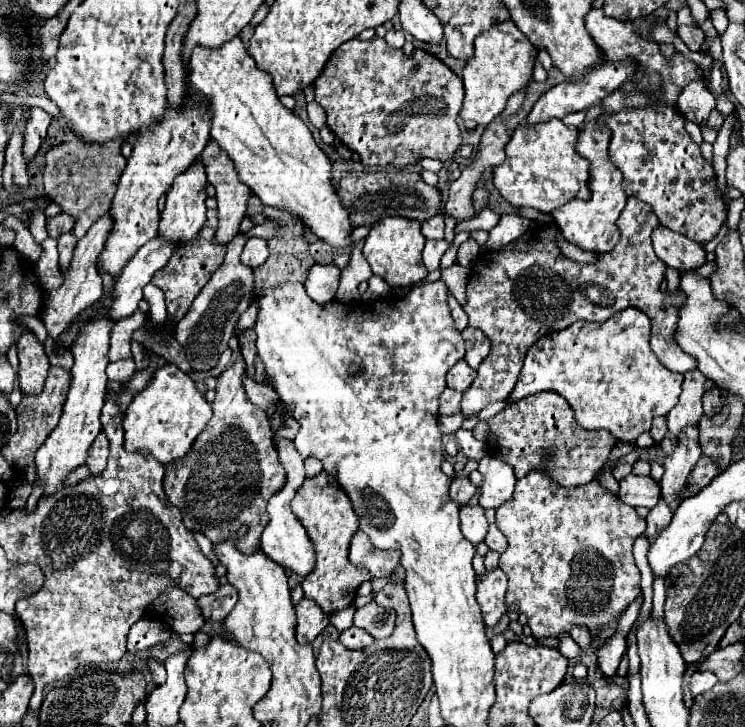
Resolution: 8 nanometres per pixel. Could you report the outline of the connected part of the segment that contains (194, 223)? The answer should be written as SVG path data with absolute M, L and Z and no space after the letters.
M196 160L184 174L180 174L174 180L174 184L166 196L166 208L160 216L160 230L158 230L166 240L188 242L202 230L202 226L206 222L206 206L204 206L204 200L208 198L206 186L208 186L208 178L206 178L202 160Z

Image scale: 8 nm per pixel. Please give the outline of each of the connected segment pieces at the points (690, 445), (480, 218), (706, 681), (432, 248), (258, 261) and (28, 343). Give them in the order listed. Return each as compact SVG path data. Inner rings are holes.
M686 426L682 434L678 436L676 448L670 456L664 460L664 476L660 480L662 486L662 498L668 502L672 510L682 502L680 500L680 490L686 482L686 476L702 456L700 442L698 442L698 426Z
M484 208L484 210L480 210L480 214L474 220L462 222L460 226L456 226L456 234L464 232L464 230L492 230L498 224L498 220L500 220L500 214L496 214L490 208Z
M694 672L690 678L690 690L694 696L698 696L698 694L710 690L716 682L718 682L718 678L710 672Z
M428 240L422 252L422 262L428 266L428 270L438 270L440 268L440 258L448 250L446 240Z
M250 238L246 244L244 244L244 252L242 252L242 264L250 266L250 268L256 268L256 266L262 266L268 258L268 246L266 246L266 240L262 238Z
M28 332L22 334L16 346L18 346L18 358L20 358L18 386L22 394L40 394L50 368L44 346L38 342L34 334L28 334Z

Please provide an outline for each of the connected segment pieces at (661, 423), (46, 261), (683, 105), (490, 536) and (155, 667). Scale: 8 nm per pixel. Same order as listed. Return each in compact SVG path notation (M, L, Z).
M664 416L654 418L654 422L652 422L652 430L650 430L652 440L658 444L658 442L666 436L666 432L668 432L668 428L666 428L666 418L664 418Z
M46 238L42 242L42 256L34 264L34 272L42 284L44 290L56 290L62 286L62 274L58 270L58 250L56 250L56 238Z
M692 80L684 86L678 98L678 108L682 114L686 114L690 122L702 124L710 118L710 112L716 108L716 100L702 80Z
M494 524L488 528L488 534L486 534L484 542L488 544L488 548L490 548L490 550L496 550L496 552L502 552L502 550L506 550L506 546L508 546L506 538L500 534L500 530L498 530Z
M148 660L148 668L152 672L152 680L154 680L156 686L166 682L166 670L164 670L164 666L158 660Z

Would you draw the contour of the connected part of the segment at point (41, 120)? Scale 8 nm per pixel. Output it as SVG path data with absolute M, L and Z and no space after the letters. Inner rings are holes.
M32 108L32 116L26 122L26 132L24 132L26 134L26 142L24 142L26 160L30 160L38 152L42 140L46 138L46 130L50 122L52 122L52 116L48 112L44 112L42 108Z

